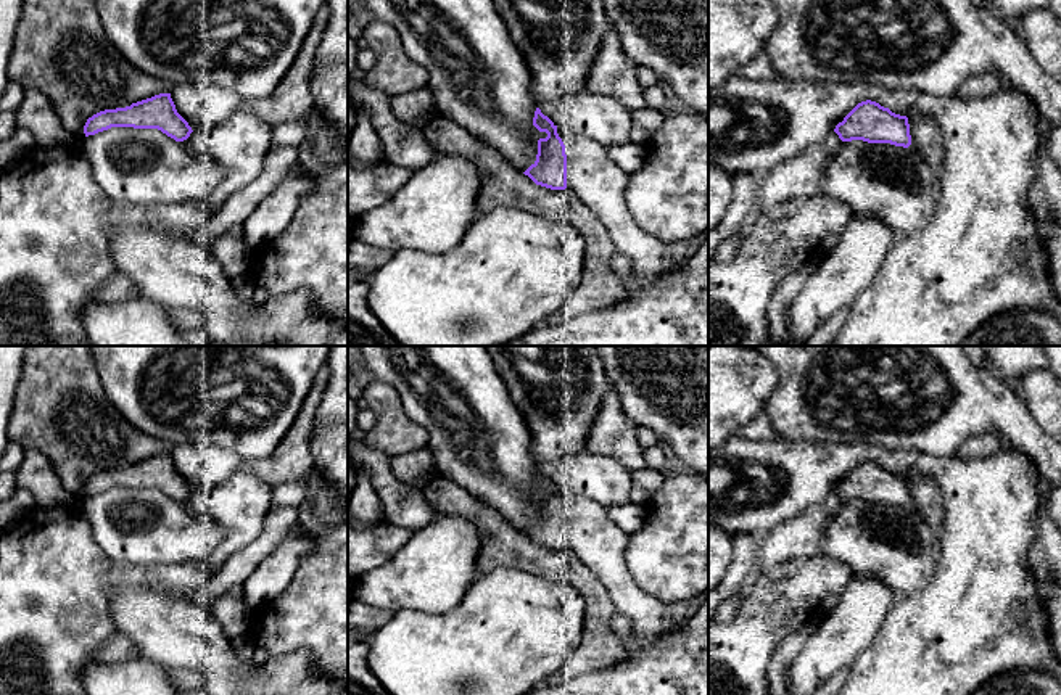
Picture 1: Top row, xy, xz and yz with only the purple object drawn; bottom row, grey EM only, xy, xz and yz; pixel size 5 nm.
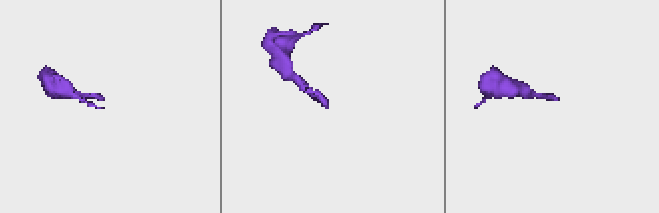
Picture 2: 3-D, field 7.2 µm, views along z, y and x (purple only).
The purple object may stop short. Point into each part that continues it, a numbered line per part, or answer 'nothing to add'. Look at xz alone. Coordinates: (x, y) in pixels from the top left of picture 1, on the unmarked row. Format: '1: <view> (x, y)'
1: xz (599, 544)

